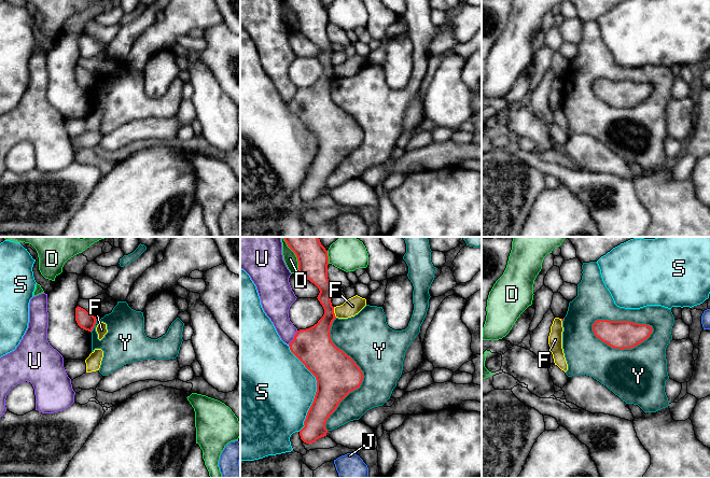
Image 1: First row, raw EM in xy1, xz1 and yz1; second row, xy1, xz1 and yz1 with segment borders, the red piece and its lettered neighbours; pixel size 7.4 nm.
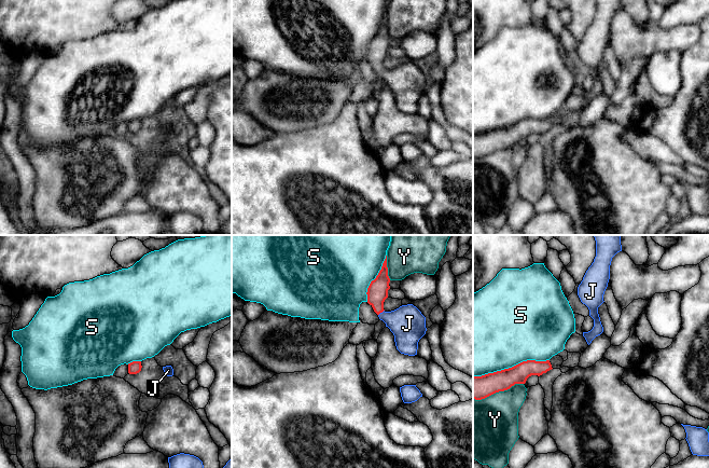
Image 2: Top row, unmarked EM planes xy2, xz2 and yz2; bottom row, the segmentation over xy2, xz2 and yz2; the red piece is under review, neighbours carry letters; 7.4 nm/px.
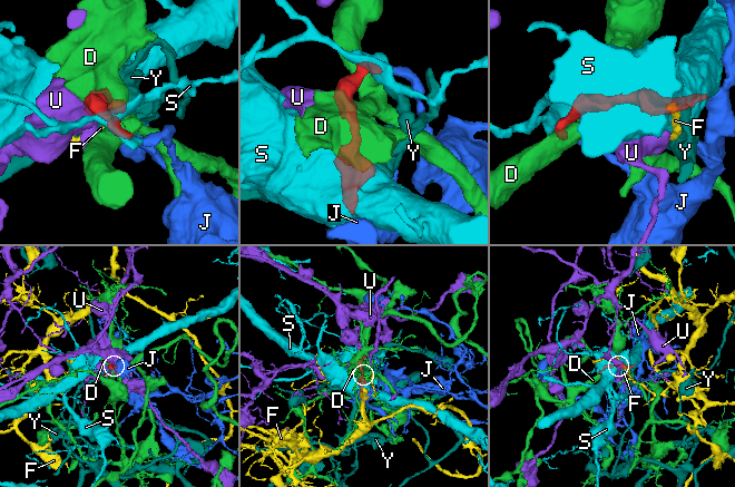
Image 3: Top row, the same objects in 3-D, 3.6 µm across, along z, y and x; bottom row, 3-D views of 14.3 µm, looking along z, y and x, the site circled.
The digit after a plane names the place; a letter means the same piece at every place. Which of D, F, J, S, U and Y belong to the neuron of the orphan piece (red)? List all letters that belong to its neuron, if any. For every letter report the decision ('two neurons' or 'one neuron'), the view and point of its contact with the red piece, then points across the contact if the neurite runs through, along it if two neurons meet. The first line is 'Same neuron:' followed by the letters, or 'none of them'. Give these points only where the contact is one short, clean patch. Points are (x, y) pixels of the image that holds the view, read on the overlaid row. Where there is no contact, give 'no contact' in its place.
Same neuron: J
D: two neurons | xz1 (295, 254)
F: two neurons | xz1 (333, 312) | along xz1 (333, 307), (333, 312), (336, 317)
J: one neuron | xz2 (380, 312) | across xz2 (377, 292), (377, 306), (380, 312), (389, 318), (407, 324)
S: two neurons | xz1 (317, 388)
U: two neurons | xz1 (294, 338)
Y: two neurons | yz1 (623, 321)

